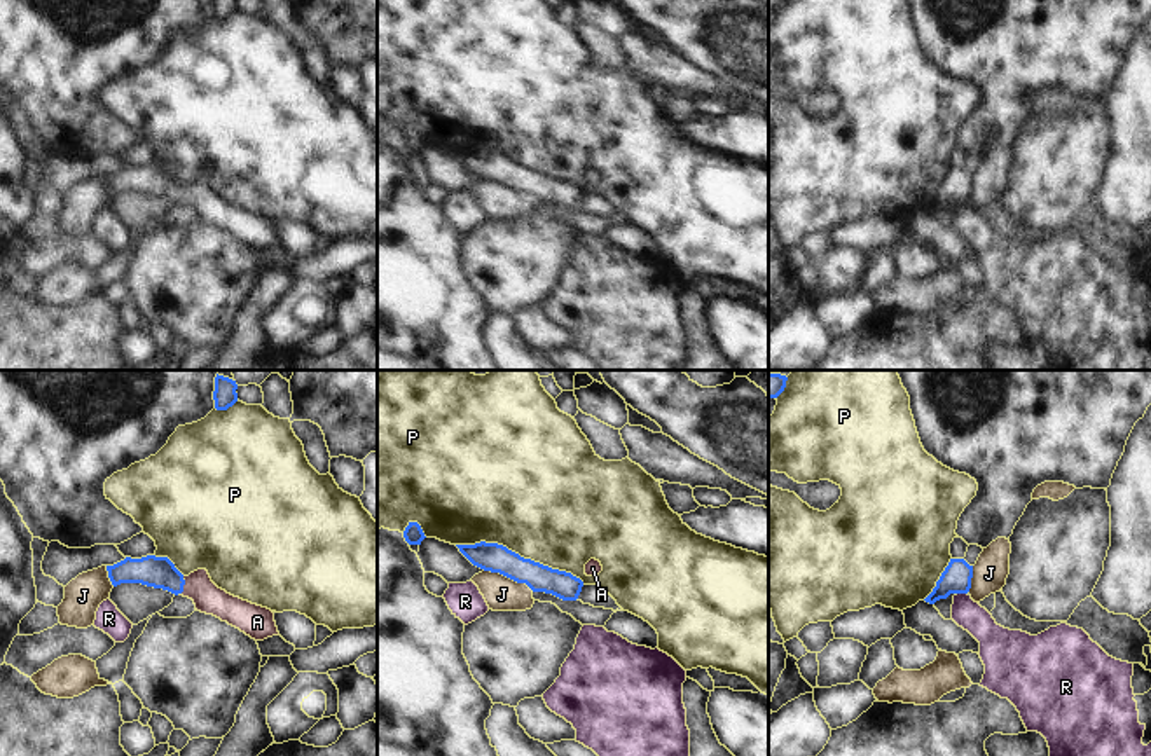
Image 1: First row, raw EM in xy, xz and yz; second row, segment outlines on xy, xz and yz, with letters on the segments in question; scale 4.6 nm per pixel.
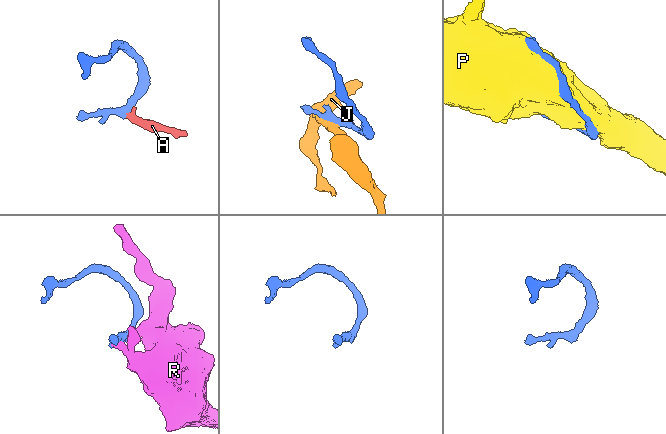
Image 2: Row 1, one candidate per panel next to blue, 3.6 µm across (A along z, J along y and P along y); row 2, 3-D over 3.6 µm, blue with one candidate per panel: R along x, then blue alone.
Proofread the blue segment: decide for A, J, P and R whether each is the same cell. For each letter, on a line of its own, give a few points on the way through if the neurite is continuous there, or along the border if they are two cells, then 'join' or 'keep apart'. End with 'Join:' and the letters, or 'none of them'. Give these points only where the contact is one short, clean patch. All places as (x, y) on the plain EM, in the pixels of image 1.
A: across xy (154, 180), (184, 192), (196, 194), (210, 208) | join
J: along xz (484, 178), (524, 191), (533, 199) | keep apart
P: keep apart
R: keep apart
Join: A

